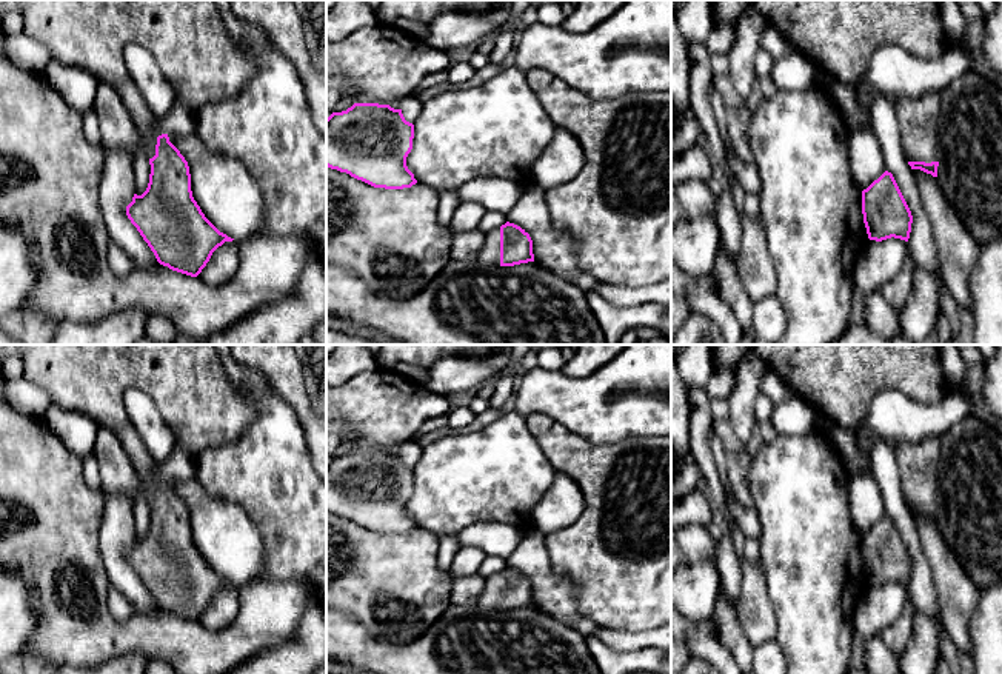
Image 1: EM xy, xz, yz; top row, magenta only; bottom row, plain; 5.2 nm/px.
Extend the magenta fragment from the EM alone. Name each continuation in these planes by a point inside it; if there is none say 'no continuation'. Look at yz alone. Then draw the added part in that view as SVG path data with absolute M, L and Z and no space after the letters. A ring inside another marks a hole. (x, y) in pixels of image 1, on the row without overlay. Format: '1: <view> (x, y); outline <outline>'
1: yz (918, 462); outline M940 437L900 443L896 457L902 475L902 495L908 506L940 506L937 462Z

